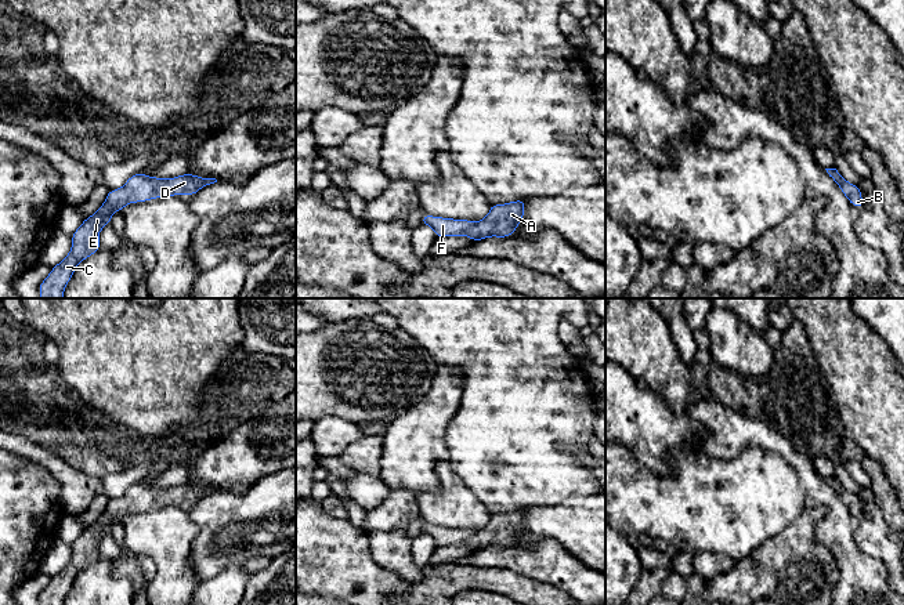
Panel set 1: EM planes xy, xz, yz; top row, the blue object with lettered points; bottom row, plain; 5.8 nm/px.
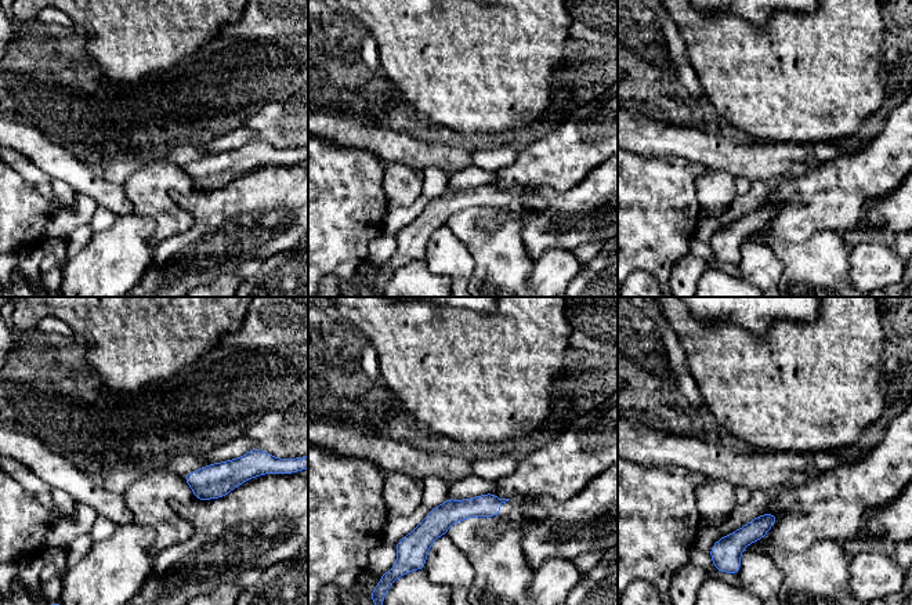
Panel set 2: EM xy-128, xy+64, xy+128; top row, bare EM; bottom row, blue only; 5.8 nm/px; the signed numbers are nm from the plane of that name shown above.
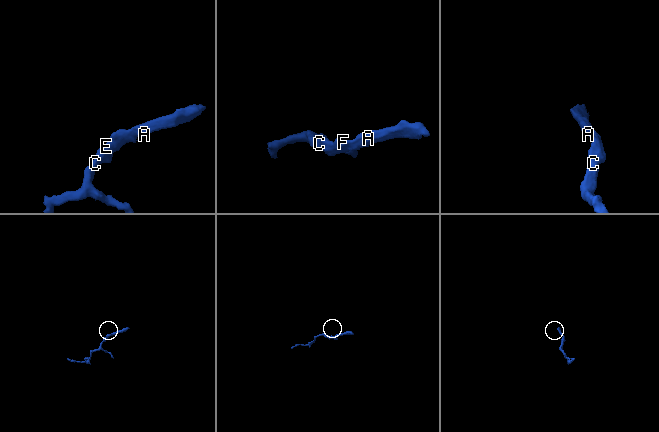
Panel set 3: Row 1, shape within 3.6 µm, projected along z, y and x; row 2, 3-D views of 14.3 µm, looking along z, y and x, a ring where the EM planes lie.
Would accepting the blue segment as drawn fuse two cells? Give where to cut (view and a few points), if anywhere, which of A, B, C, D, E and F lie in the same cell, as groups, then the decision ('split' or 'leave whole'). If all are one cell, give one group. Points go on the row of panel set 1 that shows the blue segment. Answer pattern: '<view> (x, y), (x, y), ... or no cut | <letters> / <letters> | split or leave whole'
no cut | A B C D E F | leave whole

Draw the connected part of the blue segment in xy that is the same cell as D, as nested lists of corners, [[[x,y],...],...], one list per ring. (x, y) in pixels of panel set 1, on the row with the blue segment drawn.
[[[142,173],[131,175],[119,189],[108,192],[102,206],[72,235],[69,254],[40,283],[40,298],[64,298],[64,290],[69,283],[79,262],[101,249],[100,231],[112,221],[112,213],[120,211],[129,203],[147,202],[163,196],[196,195],[206,185],[217,182],[216,178],[202,178],[189,173],[170,180],[148,177]]]

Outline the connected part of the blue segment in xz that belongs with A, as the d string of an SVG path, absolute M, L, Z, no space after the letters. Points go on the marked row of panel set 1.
M520 199L505 204L491 204L488 215L478 222L426 214L420 224L431 227L437 238L469 236L474 242L480 242L491 236L511 236L517 225L522 222L524 209L525 200Z

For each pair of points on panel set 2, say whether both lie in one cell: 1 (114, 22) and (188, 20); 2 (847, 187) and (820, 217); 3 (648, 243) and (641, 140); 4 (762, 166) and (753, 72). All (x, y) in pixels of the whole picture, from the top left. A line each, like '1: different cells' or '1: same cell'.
1: same cell
2: same cell
3: different cells
4: different cells

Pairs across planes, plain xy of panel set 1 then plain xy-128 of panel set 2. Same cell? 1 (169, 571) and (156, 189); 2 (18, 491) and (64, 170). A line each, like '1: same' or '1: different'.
1: same
2: different

